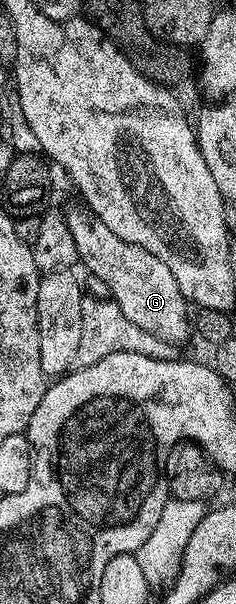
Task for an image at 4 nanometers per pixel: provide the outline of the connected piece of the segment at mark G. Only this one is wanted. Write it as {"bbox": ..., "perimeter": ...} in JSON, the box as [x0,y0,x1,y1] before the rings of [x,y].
{"bbox":[66,209,194,344],"perimeter":[[[79,209],[70,211],[68,218],[66,214],[68,234],[72,237],[79,265],[84,265],[91,277],[106,284],[111,301],[122,308],[126,320],[167,342],[181,344],[186,341],[188,333],[191,335],[194,330],[190,321],[190,303],[182,296],[174,276],[170,276],[170,268],[166,268],[158,256],[150,256],[146,248],[138,248],[138,244],[114,236],[106,224],[97,222],[95,214]]]}

